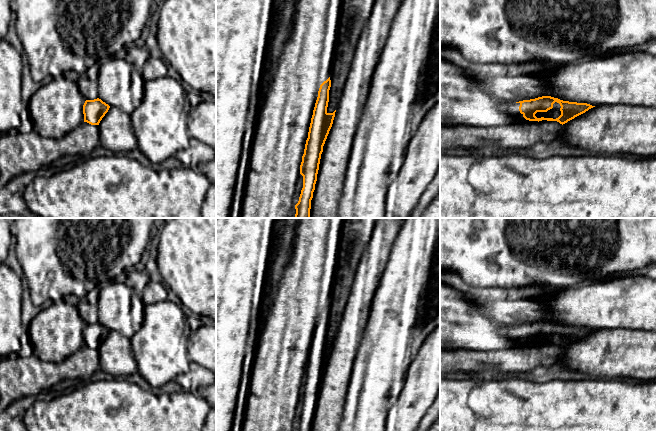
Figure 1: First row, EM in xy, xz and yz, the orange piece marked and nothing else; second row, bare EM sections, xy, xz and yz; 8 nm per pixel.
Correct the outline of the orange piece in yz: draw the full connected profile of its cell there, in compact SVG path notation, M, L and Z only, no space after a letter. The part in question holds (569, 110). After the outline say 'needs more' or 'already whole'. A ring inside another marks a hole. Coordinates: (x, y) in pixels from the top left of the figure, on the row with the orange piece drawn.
M542 96L519 102L506 102L504 107L529 121L557 121L563 125L595 106Z; needs more

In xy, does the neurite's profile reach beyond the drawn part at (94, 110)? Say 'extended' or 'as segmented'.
as segmented

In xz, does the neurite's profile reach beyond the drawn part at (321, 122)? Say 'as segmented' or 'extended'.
extended

